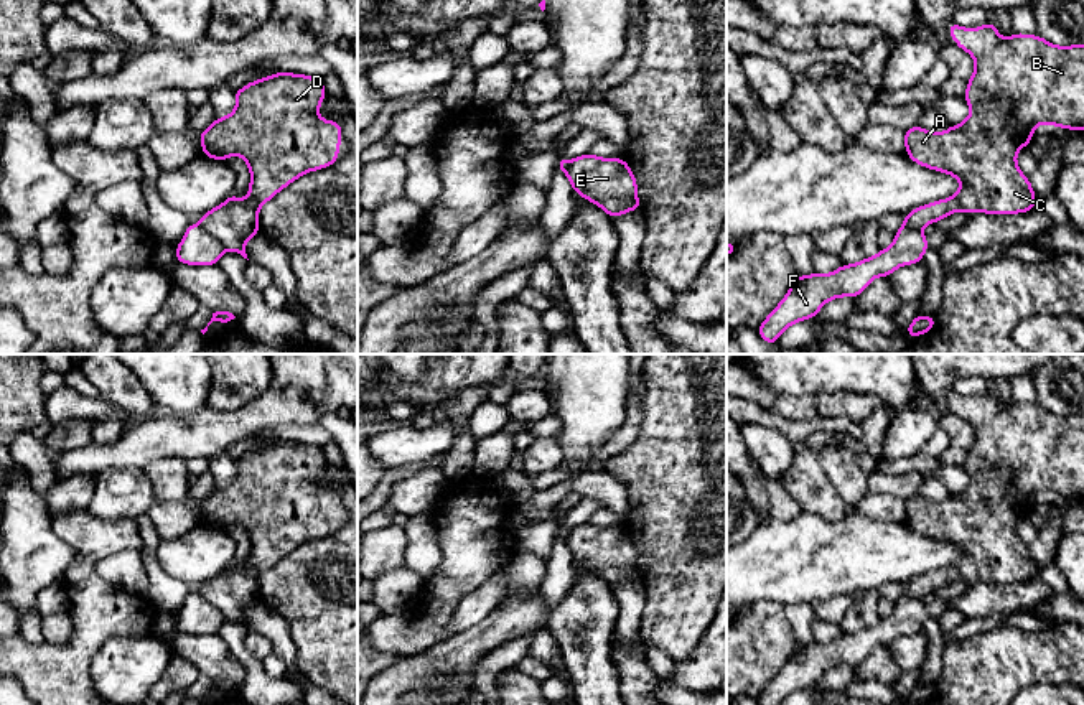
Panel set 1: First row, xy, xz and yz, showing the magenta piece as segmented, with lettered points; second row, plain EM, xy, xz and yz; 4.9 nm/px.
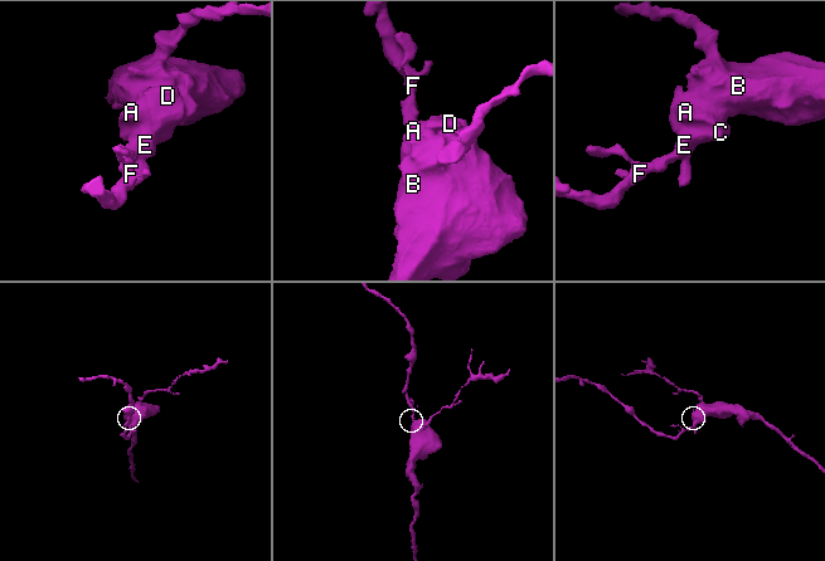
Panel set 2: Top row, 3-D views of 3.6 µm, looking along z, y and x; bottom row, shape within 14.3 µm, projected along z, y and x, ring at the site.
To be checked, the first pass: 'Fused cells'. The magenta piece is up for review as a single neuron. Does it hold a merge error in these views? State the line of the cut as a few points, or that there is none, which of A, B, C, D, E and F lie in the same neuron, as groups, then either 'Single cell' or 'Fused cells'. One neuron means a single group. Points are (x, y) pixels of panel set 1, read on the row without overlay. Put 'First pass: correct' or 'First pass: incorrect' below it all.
Split along xy (198, 593), (224, 618). Groups: A B C D E / F. Fused cells
First pass: correct

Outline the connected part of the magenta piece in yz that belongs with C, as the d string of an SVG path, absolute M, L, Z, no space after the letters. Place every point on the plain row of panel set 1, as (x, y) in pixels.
M987 390L980 397L964 397L947 392L947 400L954 412L967 420L975 430L975 440L967 450L964 469L970 474L969 486L951 494L946 501L929 501L918 493L904 504L906 524L918 534L947 542L960 550L959 560L952 567L937 568L904 583L903 595L921 600L924 595L939 591L952 581L985 581L985 583L1020 583L1028 581L1036 573L1036 562L1026 544L1016 532L1016 521L1030 516L1033 499L1041 493L1059 497L1084 499L1084 413L1056 415L1038 404L1013 402L1002 407L995 392Z

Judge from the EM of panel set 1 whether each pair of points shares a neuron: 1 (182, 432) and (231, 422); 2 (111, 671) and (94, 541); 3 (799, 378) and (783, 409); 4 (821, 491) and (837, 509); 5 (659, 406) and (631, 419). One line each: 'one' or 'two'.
1: one
2: two
3: two
4: one
5: two

